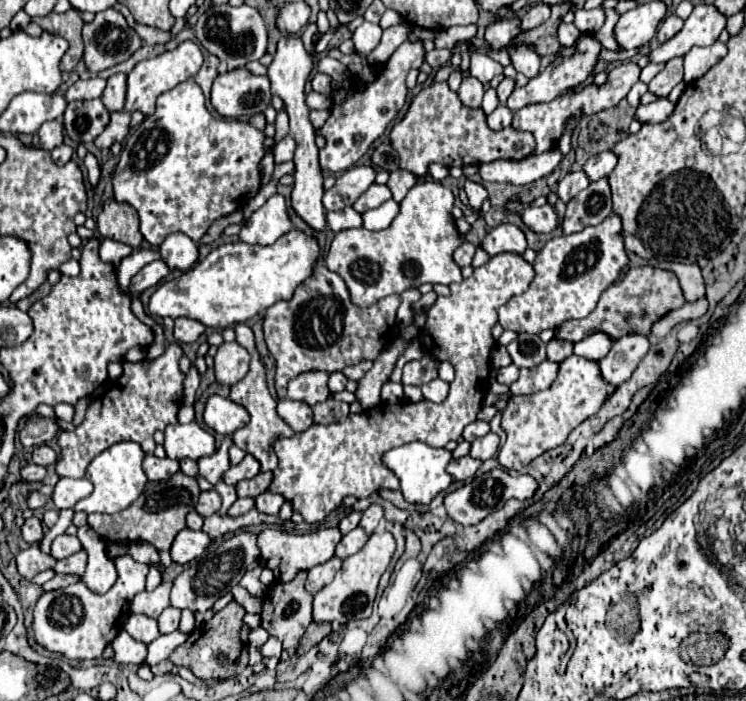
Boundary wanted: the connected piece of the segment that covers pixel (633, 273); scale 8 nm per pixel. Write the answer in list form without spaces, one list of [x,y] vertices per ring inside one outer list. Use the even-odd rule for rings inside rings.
[[[633,267],[627,271],[627,275],[613,283],[607,291],[603,291],[595,311],[591,315],[587,315],[585,319],[571,319],[567,323],[563,323],[557,329],[557,335],[563,335],[563,339],[571,339],[573,343],[577,343],[579,339],[595,333],[595,331],[603,331],[607,335],[611,335],[613,339],[619,339],[627,333],[645,333],[649,335],[649,329],[653,325],[653,321],[657,321],[659,317],[663,317],[667,311],[677,309],[685,303],[677,275],[673,271],[667,269],[659,269],[659,267]]]

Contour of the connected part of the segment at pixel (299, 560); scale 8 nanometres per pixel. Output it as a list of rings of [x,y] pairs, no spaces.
[[[325,527],[317,529],[305,535],[295,535],[295,533],[285,533],[281,529],[263,529],[259,535],[259,549],[261,549],[261,561],[265,567],[269,567],[275,573],[277,581],[291,581],[299,571],[309,571],[315,565],[321,565],[329,561],[335,555],[335,547],[341,541],[341,531],[339,527]]]

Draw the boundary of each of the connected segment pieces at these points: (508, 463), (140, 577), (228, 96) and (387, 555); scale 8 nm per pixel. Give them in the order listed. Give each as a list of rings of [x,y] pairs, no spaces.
[[[577,355],[567,357],[559,365],[559,375],[549,389],[537,391],[533,395],[515,395],[509,399],[501,421],[501,427],[507,431],[507,441],[497,455],[499,463],[505,469],[521,471],[543,451],[561,445],[579,423],[599,411],[611,393],[613,387],[601,377],[597,361],[589,361]]]
[[[123,555],[113,560],[118,578],[115,581],[115,585],[105,593],[105,595],[97,595],[93,591],[87,589],[85,583],[75,583],[75,585],[69,585],[65,589],[57,589],[57,591],[47,591],[41,595],[41,599],[37,601],[35,605],[35,611],[33,611],[33,631],[35,631],[35,639],[39,645],[43,645],[45,649],[53,651],[53,653],[63,653],[65,657],[69,659],[97,659],[101,657],[103,649],[115,639],[115,635],[123,629],[121,627],[121,603],[123,603],[123,623],[125,619],[129,617],[129,605],[131,605],[131,599],[139,593],[139,591],[145,591],[145,577],[147,577],[147,571],[149,567],[143,565],[143,563],[137,563],[131,555]]]
[[[239,67],[233,71],[227,71],[223,75],[217,75],[211,87],[211,103],[217,109],[219,115],[223,117],[231,117],[237,119],[241,115],[255,115],[261,113],[271,101],[271,87],[269,87],[269,79],[261,77],[261,75],[253,75],[247,69]]]
[[[375,531],[369,541],[365,543],[365,547],[347,557],[343,561],[343,567],[337,571],[335,579],[323,587],[313,601],[313,621],[321,623],[321,621],[337,621],[337,623],[347,623],[353,619],[365,619],[371,615],[371,607],[375,601],[375,593],[377,593],[377,583],[381,579],[381,575],[385,573],[391,557],[395,553],[395,539],[389,531]]]

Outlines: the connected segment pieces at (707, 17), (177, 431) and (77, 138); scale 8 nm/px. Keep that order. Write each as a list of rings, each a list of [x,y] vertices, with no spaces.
[[[699,3],[685,21],[685,27],[671,37],[667,43],[659,45],[649,53],[653,63],[667,63],[673,57],[683,57],[695,45],[711,45],[719,39],[727,25],[727,15],[723,15],[713,3]]]
[[[195,421],[181,425],[175,423],[165,429],[165,453],[169,459],[201,459],[215,453],[215,439],[209,431],[201,429]]]
[[[101,99],[71,101],[65,109],[65,131],[75,143],[89,143],[103,133],[109,115]]]

